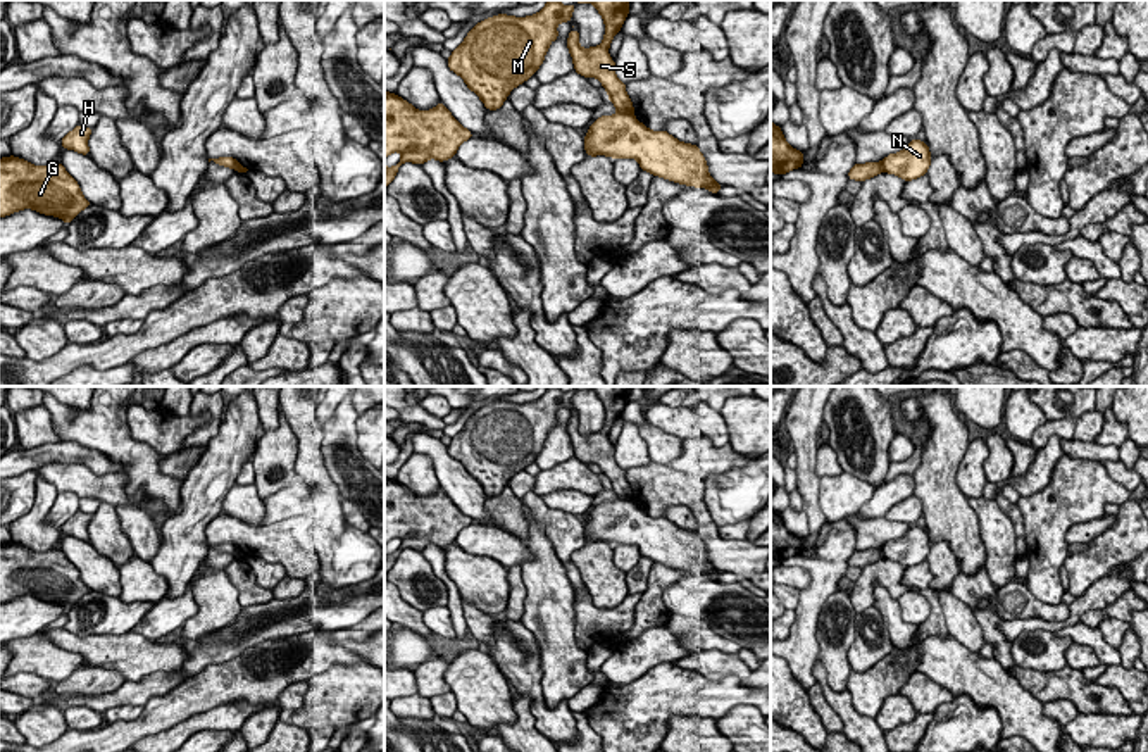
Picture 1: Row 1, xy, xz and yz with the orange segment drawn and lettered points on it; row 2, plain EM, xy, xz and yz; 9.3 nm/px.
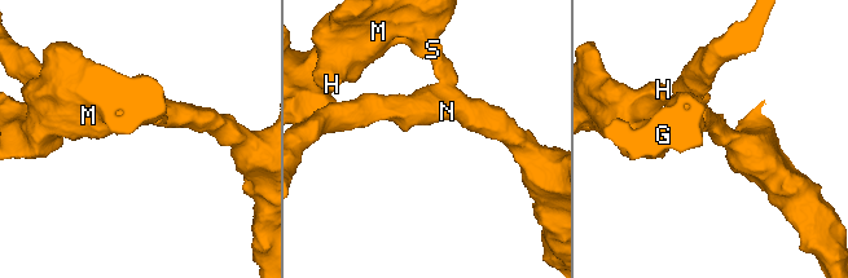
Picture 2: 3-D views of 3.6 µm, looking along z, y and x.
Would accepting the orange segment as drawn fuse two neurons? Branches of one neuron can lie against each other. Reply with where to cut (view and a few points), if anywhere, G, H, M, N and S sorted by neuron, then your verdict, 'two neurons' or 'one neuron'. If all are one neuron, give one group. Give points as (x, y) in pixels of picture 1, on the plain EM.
cut xz (619, 497), (631, 501); groups G H M S / N; two neurons

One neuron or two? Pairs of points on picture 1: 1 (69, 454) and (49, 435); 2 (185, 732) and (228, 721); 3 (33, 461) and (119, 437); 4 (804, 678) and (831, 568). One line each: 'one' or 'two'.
1: two
2: one
3: two
4: one

